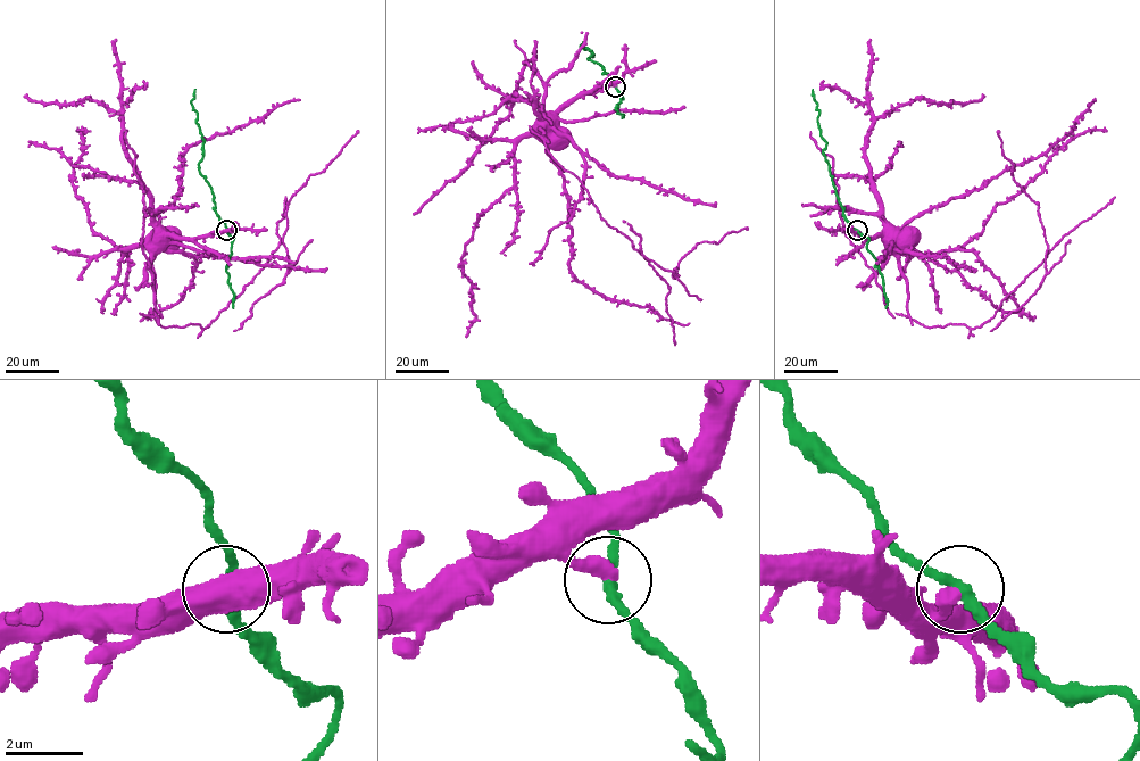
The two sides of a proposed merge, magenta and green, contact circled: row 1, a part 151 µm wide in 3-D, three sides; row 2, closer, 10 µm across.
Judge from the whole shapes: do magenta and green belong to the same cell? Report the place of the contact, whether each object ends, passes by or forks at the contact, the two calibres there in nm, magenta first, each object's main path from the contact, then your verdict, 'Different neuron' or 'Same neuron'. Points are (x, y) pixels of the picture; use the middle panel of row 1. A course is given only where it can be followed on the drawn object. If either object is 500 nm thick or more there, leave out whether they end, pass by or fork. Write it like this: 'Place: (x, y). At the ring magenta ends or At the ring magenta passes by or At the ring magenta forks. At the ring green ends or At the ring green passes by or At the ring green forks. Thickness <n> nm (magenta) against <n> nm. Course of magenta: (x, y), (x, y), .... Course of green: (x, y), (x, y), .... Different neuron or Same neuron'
Place: (615, 87). At the ring magenta ends. At the ring green passes by. Thickness 420 nm (magenta) against 280 nm. Course of magenta: (616, 87), (579, 93), (550, 113). Course of green: (616, 87), (601, 65), (588, 58), (592, 52), (593, 56), (591, 50), (581, 47), (584, 42). Same neuron

